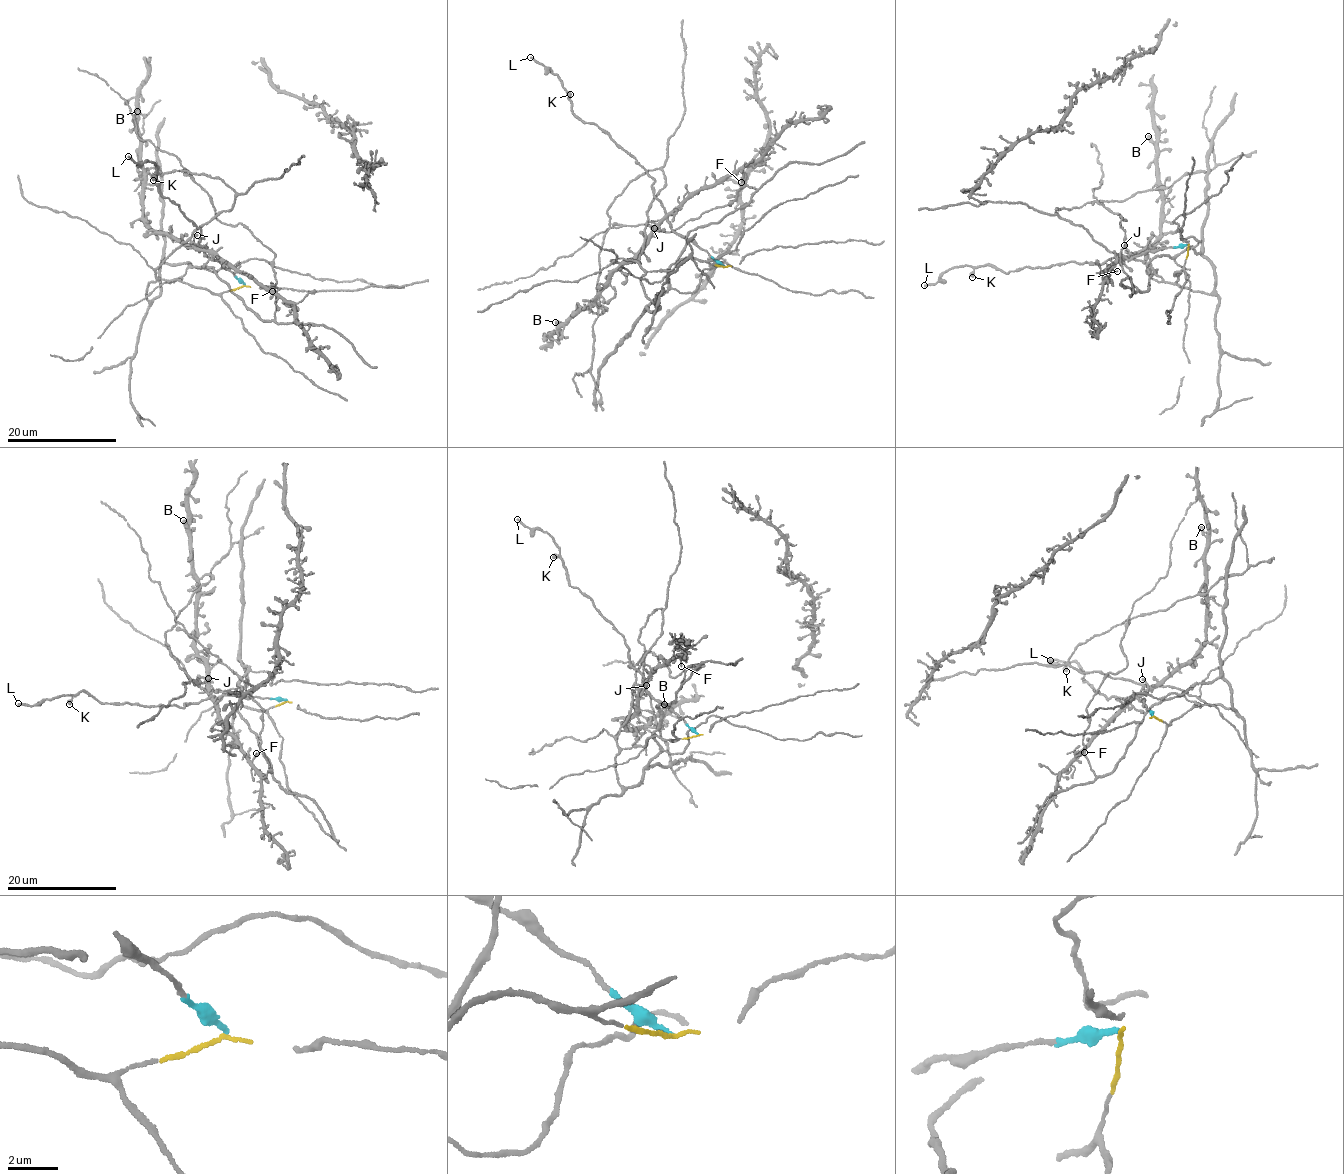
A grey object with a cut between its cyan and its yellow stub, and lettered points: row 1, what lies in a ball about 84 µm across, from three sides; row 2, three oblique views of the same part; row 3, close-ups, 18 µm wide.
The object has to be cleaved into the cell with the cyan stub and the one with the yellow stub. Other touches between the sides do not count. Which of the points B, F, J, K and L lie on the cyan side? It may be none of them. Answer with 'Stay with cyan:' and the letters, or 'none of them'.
Stay with cyan: K, L

